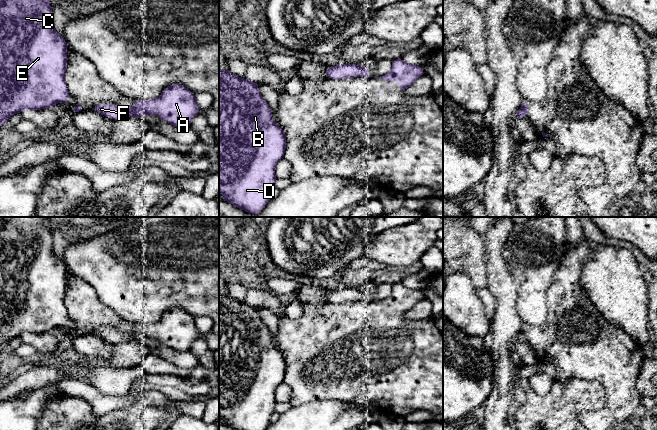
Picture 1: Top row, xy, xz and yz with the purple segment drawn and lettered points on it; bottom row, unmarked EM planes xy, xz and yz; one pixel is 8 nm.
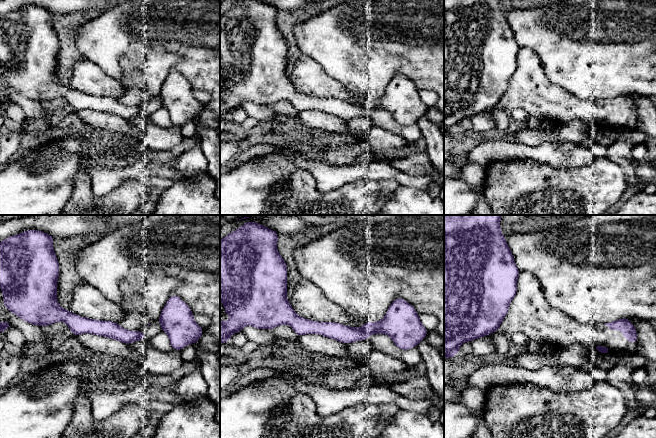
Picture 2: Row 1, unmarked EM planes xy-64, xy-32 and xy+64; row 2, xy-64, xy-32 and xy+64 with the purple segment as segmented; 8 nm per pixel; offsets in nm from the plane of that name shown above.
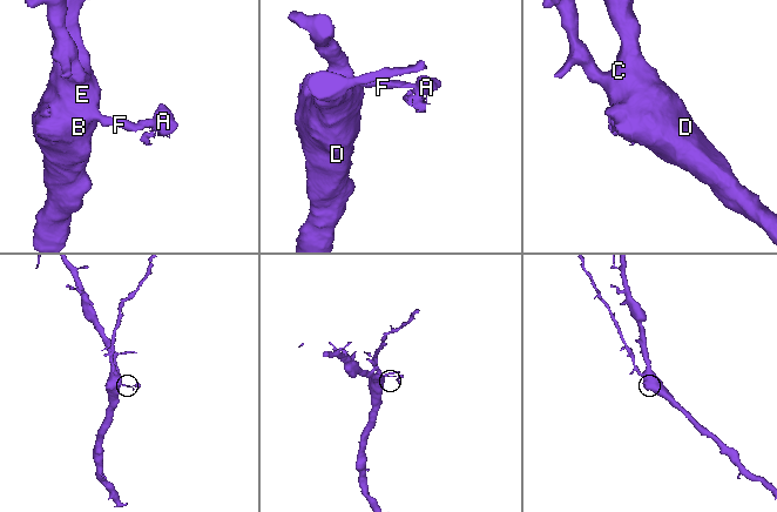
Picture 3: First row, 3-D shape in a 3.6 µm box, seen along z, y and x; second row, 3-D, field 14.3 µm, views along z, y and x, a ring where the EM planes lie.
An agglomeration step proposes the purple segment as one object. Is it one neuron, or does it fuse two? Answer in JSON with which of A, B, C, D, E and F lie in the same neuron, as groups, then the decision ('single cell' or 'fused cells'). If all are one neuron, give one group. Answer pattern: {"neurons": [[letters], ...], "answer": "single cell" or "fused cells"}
{"neurons": [["A"], ["B", "C", "D", "E", "F"]], "answer": "fused cells"}

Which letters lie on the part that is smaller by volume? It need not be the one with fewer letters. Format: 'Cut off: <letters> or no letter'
Cut off: A

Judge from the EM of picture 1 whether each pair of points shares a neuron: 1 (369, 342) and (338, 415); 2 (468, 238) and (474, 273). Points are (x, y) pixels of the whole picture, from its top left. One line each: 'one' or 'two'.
1: two
2: one

